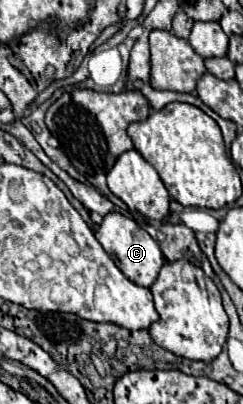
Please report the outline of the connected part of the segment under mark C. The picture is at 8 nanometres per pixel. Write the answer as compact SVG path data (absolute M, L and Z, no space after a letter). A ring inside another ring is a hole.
M108 213L96 231L96 239L130 281L142 287L152 287L160 273L160 267L164 265L164 255L158 243L134 219L120 213Z

